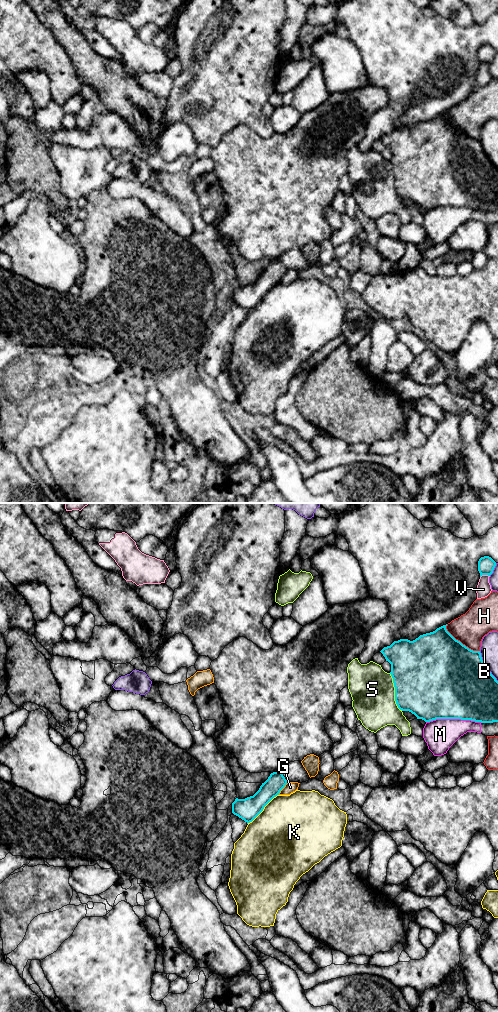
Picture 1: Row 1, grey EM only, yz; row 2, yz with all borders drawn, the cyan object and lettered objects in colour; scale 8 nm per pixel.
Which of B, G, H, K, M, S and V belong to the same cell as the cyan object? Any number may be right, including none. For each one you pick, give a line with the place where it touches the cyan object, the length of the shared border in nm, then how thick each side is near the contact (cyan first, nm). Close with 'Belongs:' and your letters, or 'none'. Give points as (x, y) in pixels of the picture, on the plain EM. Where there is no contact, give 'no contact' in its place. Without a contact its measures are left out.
Belongs: none

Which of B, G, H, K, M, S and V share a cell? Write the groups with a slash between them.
B / G / H / K / M / S / V

